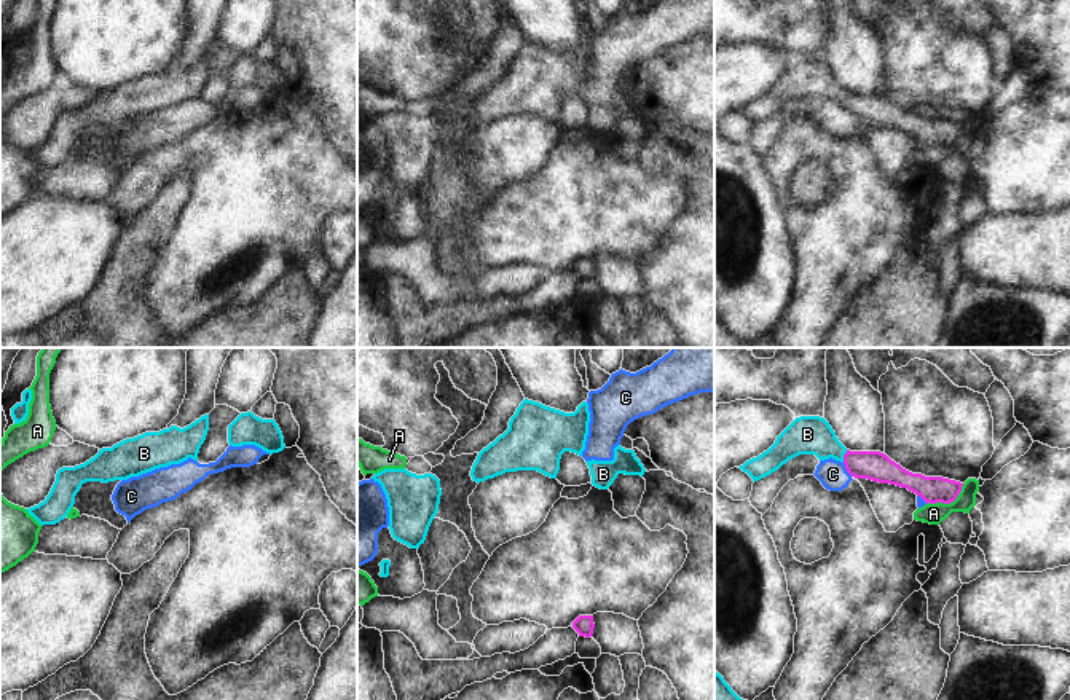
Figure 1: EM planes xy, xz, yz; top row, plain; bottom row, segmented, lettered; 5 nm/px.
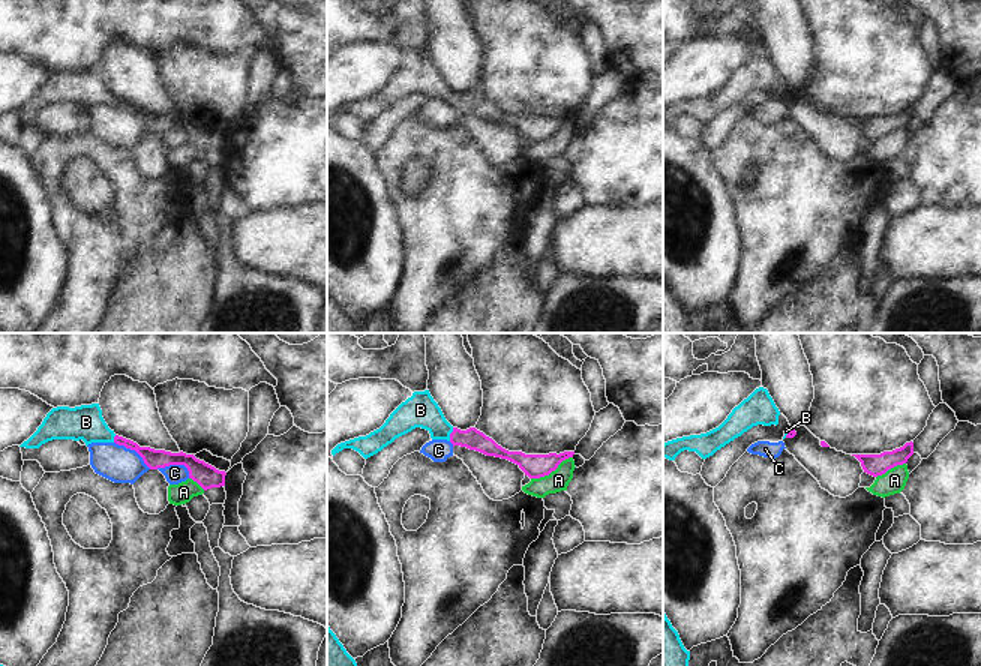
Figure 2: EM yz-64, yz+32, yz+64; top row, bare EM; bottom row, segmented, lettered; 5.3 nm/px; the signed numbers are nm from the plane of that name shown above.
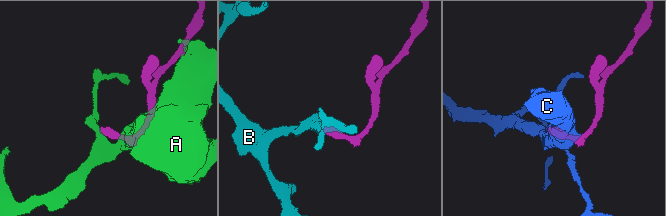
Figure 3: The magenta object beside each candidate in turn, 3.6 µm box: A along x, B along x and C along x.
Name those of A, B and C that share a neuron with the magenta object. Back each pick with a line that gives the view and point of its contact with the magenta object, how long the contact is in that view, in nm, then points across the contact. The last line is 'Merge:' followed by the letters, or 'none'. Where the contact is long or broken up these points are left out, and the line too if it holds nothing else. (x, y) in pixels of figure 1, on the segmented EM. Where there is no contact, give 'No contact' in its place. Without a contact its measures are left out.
B: Touches magenta at yz (844, 456). Shared border 70 nm. Path across: yz (876, 466), (858, 464), (844, 456), (815, 436), (807, 434)
Merge: B.

